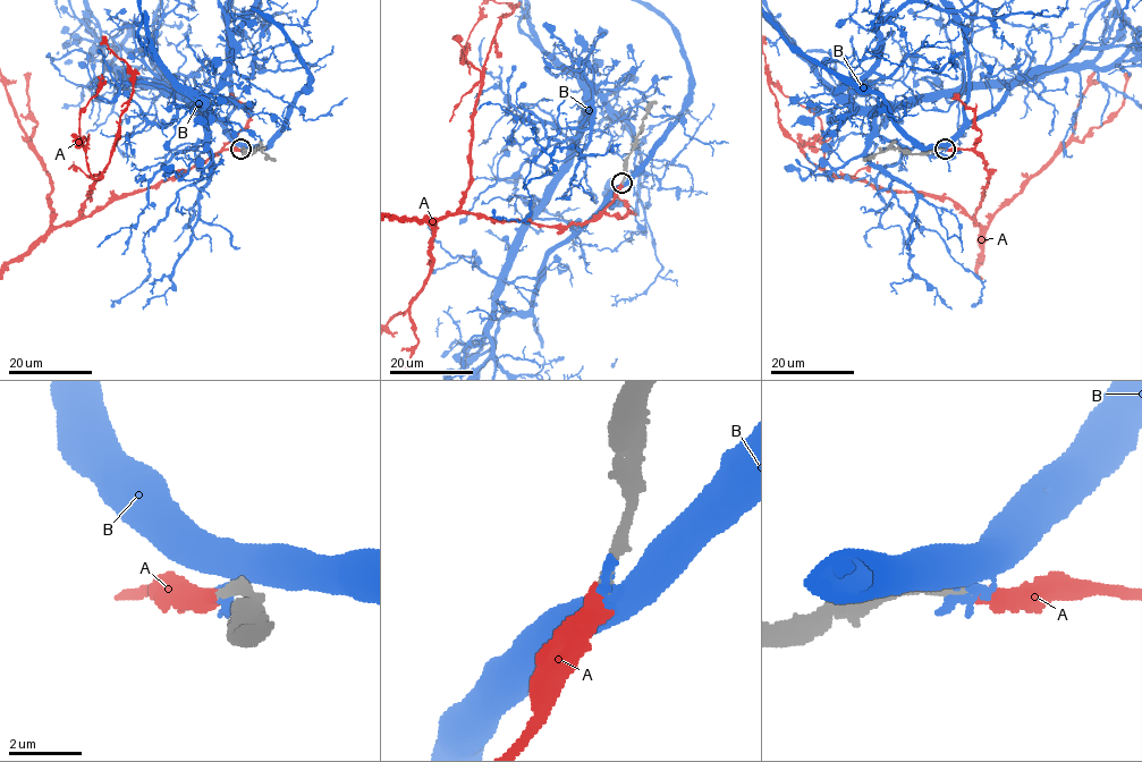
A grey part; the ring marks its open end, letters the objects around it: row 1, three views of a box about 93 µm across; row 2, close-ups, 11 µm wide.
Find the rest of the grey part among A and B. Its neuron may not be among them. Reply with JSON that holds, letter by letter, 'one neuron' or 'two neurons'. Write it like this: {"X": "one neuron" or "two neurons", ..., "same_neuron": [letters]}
{"A": "one neuron", "B": "two neurons", "same_neuron": ["A"]}

